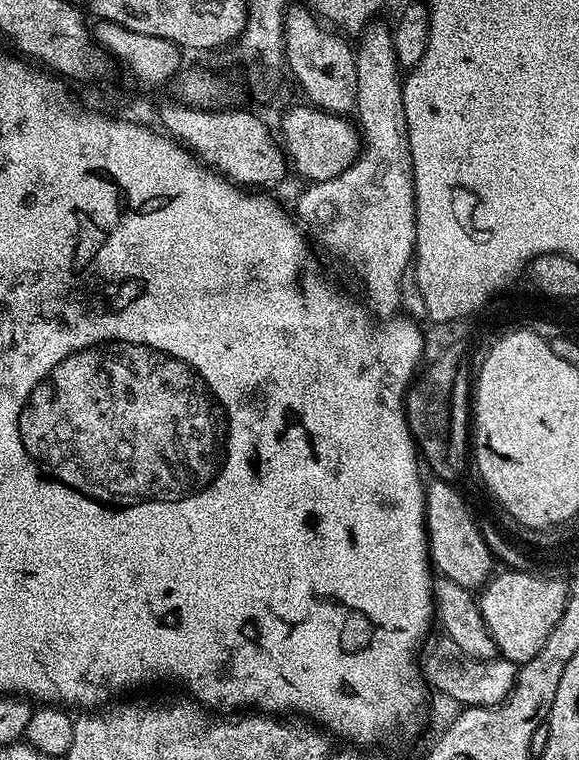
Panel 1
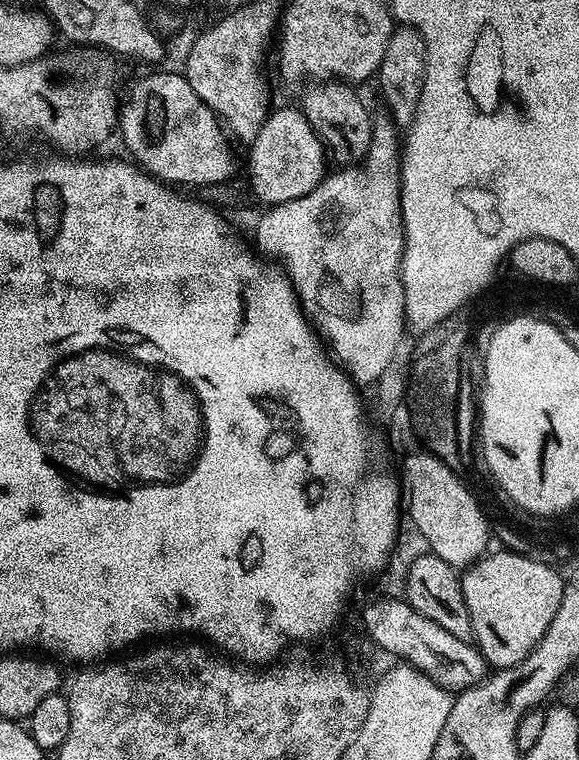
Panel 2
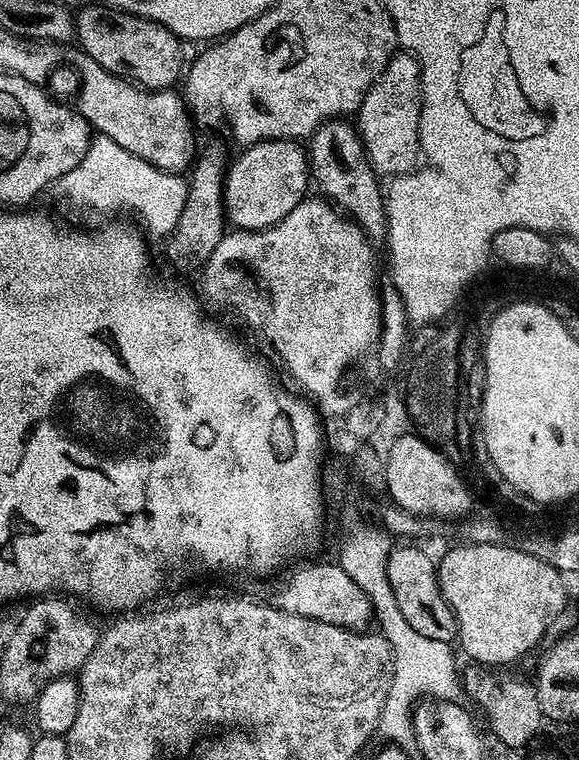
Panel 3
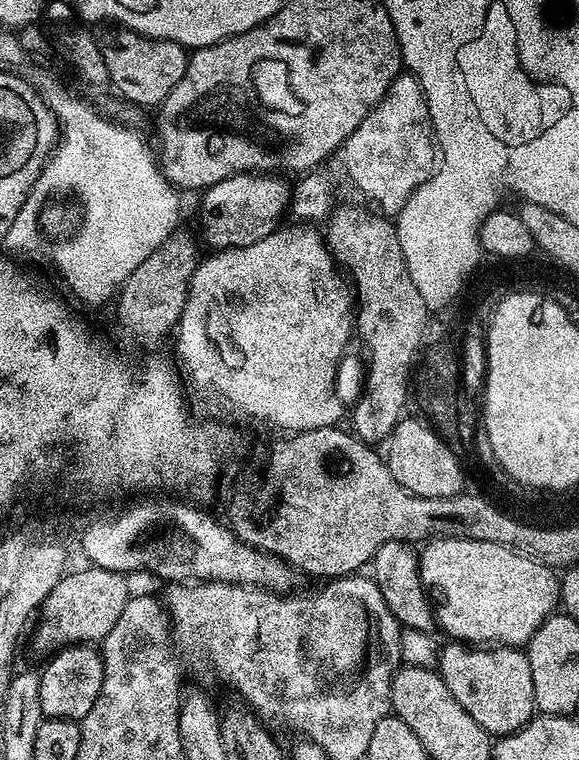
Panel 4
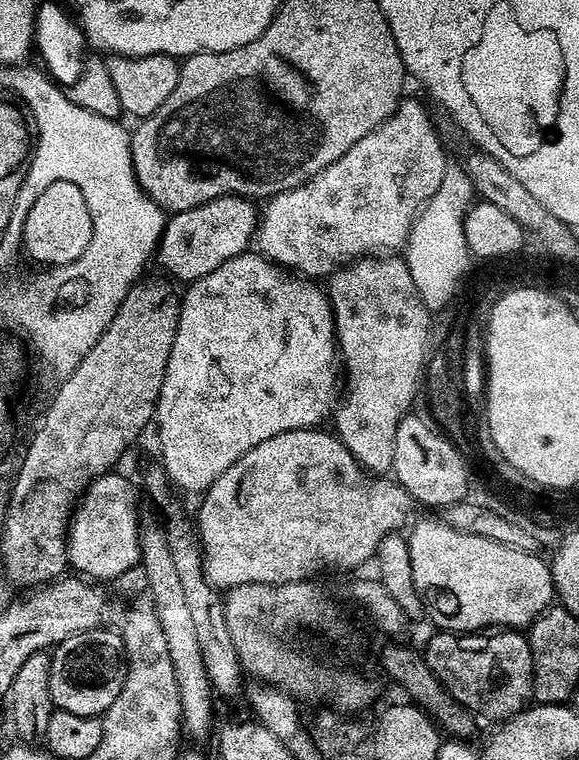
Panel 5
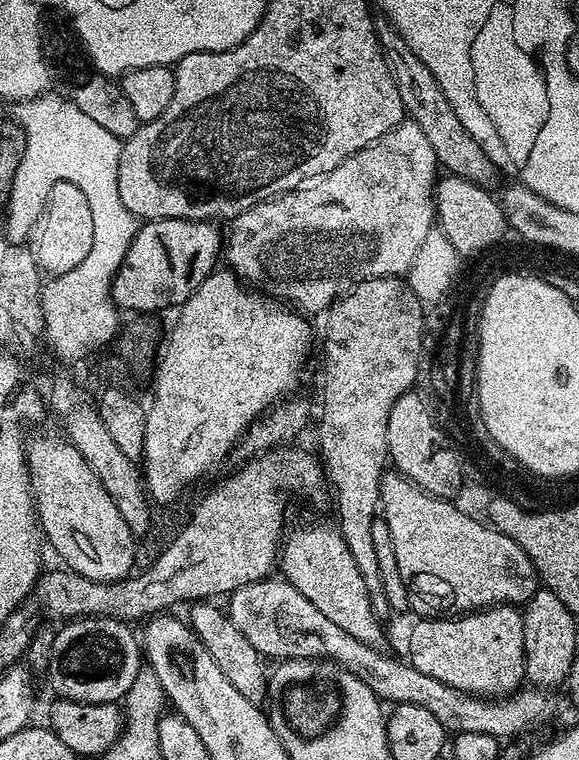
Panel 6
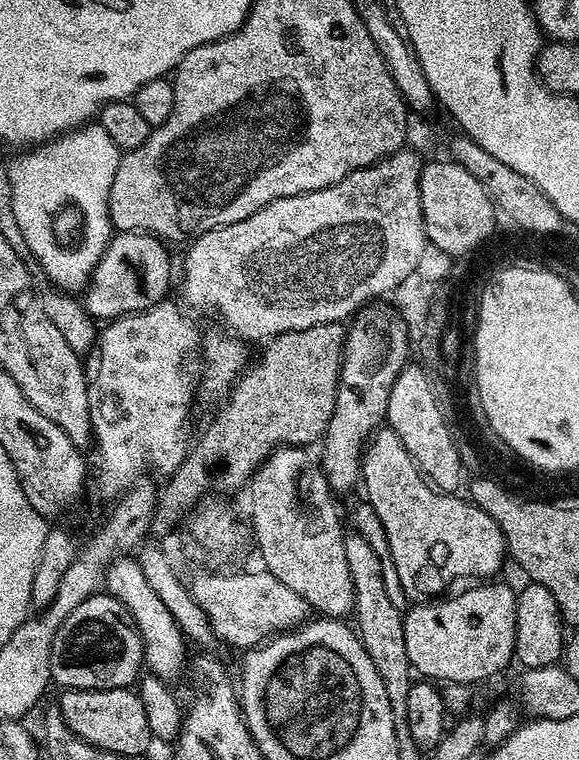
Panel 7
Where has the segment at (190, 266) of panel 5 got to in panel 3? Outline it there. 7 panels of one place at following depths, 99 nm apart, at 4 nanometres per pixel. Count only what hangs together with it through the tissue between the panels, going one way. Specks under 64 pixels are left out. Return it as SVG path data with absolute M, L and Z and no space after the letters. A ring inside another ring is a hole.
M263 140L257 144L247 145L240 157L233 159L228 165L224 178L224 210L233 229L242 232L260 232L263 228L274 226L294 206L305 199L304 192L310 188L310 165L305 149L295 140Z

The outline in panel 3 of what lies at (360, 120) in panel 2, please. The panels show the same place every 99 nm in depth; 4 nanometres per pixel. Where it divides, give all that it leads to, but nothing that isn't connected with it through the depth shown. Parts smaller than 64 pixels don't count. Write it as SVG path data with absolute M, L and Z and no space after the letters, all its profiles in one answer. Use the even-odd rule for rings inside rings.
M333 118L312 133L312 149L309 147L306 152L310 176L315 187L316 184L320 187L321 197L335 204L339 211L364 231L365 236L376 242L383 241L388 231L386 196L382 191L382 184L380 188L378 174L368 160L357 125L347 124L348 122L344 118Z

